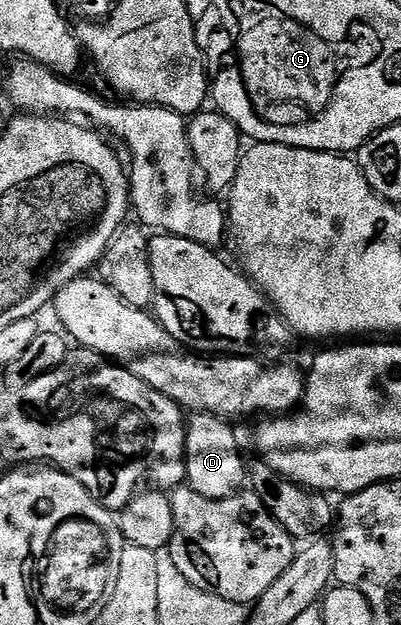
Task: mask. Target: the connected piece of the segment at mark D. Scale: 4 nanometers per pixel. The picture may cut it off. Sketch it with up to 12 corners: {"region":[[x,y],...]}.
{"region":[[224,418],[187,421],[186,484],[205,499],[244,488],[249,469]]}

